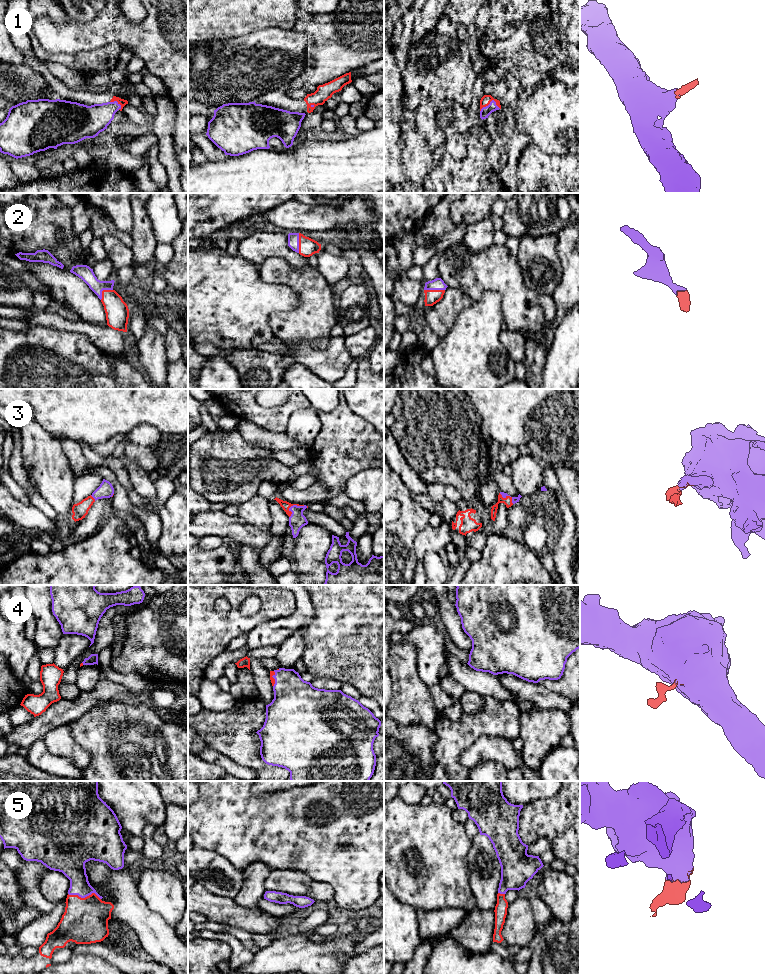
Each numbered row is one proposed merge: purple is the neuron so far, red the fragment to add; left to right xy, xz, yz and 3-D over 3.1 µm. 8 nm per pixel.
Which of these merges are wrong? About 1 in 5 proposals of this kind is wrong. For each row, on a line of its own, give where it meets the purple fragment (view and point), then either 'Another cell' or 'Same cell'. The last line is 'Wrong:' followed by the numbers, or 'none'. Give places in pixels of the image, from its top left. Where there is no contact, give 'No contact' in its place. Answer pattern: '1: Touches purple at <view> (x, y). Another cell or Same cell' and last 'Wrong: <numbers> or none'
1: Touches purple at yz (490, 102). Same cell
2: Touches purple at yz (434, 289). Same cell
3: Touches purple at xz (293, 505). Same cell
4: Touches purple at xz (274, 678). Same cell
5: Touches purple at xy (84, 897). Same cell
Wrong: none

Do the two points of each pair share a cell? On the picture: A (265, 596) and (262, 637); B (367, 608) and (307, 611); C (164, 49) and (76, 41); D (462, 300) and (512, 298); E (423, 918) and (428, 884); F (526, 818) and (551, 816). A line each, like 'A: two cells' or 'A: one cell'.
A: two cells
B: two cells
C: one cell
D: two cells
E: two cells
F: one cell

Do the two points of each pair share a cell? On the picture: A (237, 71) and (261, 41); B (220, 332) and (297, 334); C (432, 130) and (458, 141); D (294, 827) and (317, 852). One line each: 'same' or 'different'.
A: same
B: different
C: different
D: same

